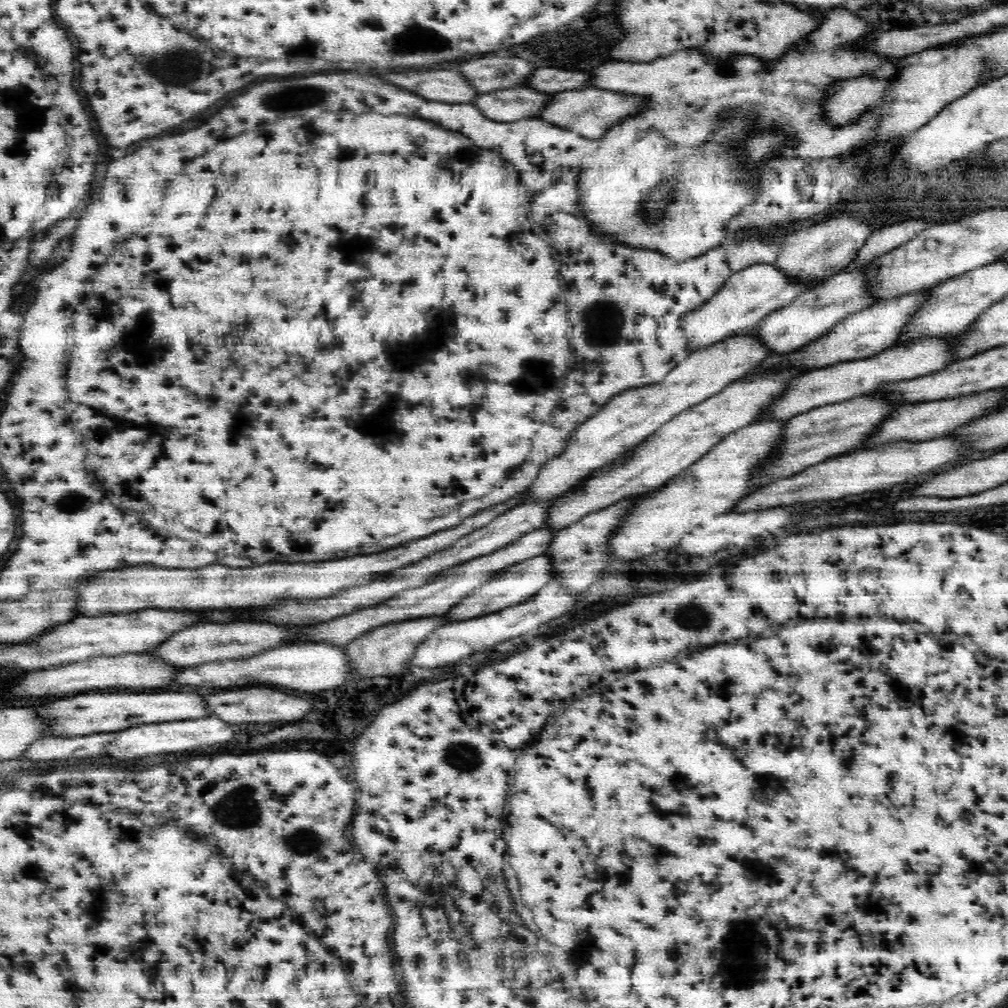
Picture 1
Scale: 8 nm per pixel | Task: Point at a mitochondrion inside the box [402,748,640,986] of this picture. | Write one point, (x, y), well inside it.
(474, 931)

